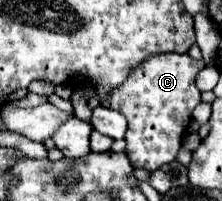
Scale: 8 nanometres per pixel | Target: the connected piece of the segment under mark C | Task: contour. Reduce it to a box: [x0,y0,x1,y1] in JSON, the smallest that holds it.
[103,52,205,172]

